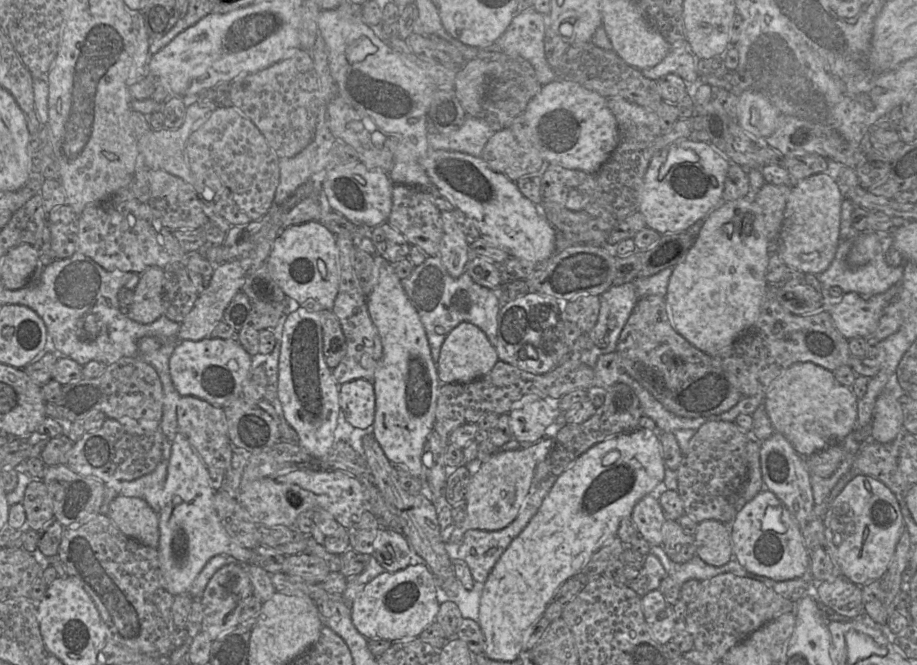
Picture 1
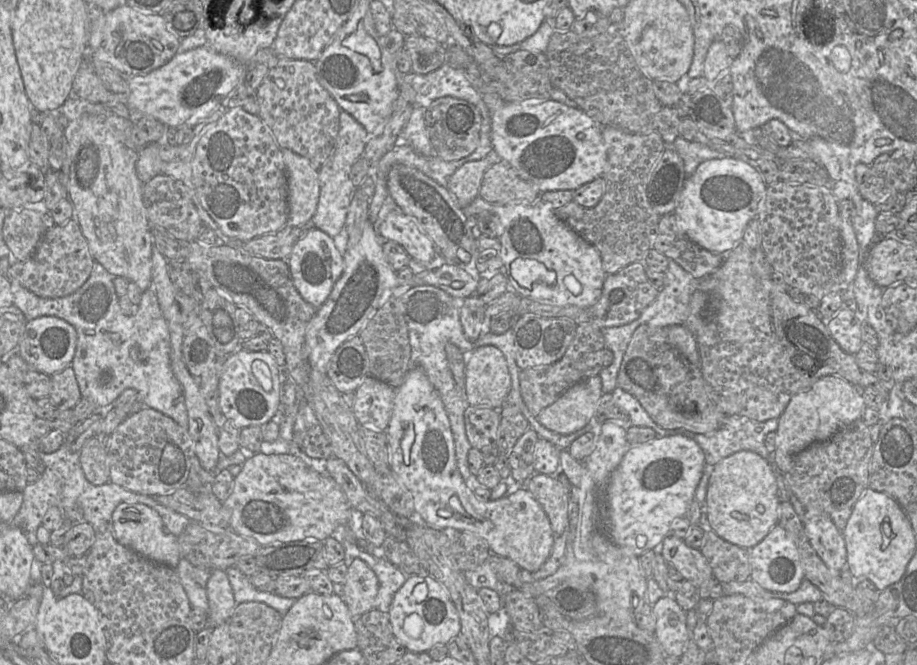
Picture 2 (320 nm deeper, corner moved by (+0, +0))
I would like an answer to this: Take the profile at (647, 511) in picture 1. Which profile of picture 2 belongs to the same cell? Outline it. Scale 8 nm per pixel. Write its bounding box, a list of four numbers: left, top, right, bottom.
[662,534,715,588]

